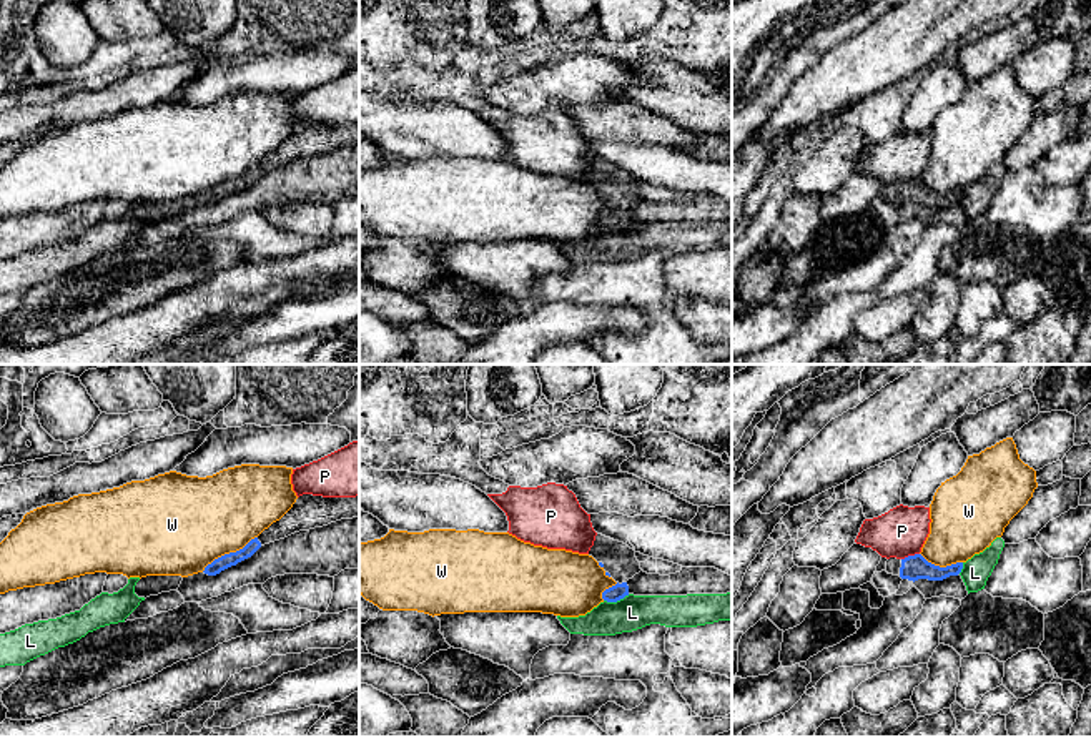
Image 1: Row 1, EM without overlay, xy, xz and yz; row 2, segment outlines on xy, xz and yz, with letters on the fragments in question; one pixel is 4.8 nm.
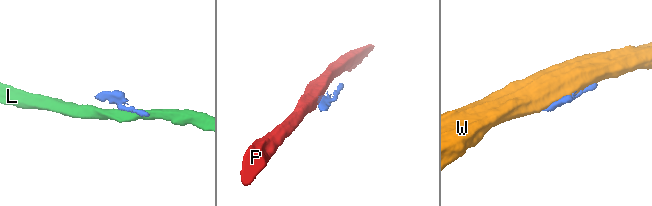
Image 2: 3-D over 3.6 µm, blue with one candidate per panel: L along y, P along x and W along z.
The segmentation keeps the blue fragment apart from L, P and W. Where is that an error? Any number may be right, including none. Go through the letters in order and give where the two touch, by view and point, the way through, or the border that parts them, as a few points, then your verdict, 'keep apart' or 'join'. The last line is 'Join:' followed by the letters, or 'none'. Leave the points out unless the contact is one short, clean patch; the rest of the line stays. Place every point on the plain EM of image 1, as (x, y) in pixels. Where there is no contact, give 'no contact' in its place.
L: contact xz (616, 228); border xz (629, 222), (616, 228), (604, 228); keep apart
P: contact yz (910, 183); border yz (918, 180), (902, 187); keep apart
W: contact xy (230, 180); keep apart
Join: none

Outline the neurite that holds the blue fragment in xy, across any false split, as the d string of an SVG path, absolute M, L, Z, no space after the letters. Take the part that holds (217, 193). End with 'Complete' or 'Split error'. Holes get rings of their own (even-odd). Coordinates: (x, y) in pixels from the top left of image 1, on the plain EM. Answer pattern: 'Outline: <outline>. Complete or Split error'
Outline: M303 121L293 135L243 176L225 181L205 195L205 201L216 203L251 185L261 173L284 166L299 158L323 155L341 146L359 145L359 123L356 125L323 125Z. Split error

